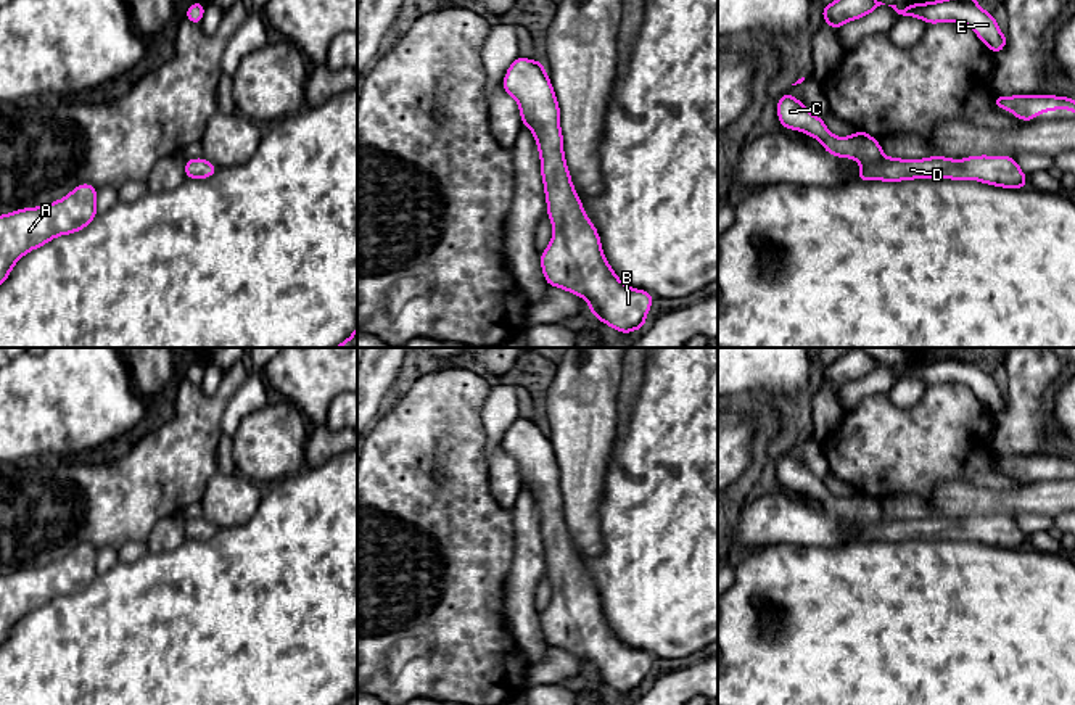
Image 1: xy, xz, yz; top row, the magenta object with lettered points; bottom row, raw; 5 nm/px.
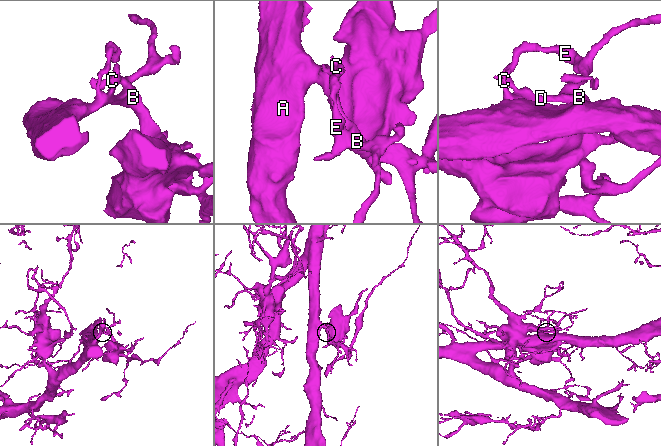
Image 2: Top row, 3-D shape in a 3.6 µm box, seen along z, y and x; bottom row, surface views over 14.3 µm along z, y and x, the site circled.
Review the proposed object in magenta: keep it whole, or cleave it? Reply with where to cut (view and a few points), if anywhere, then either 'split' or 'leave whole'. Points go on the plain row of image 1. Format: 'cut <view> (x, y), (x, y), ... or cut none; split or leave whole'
cut none; leave whole

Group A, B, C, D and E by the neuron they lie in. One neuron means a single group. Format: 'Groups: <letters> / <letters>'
Groups: A B C D E

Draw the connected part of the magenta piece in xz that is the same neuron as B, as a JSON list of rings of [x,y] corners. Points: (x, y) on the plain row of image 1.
[[[517,418],[502,441],[520,468],[541,518],[547,576],[554,596],[541,613],[547,645],[584,658],[591,674],[628,695],[645,687],[653,655],[623,644],[603,616],[600,597],[576,555],[563,513],[560,467],[542,422]]]

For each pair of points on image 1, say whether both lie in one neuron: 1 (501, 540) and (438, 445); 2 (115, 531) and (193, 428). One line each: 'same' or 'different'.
1: same
2: same

